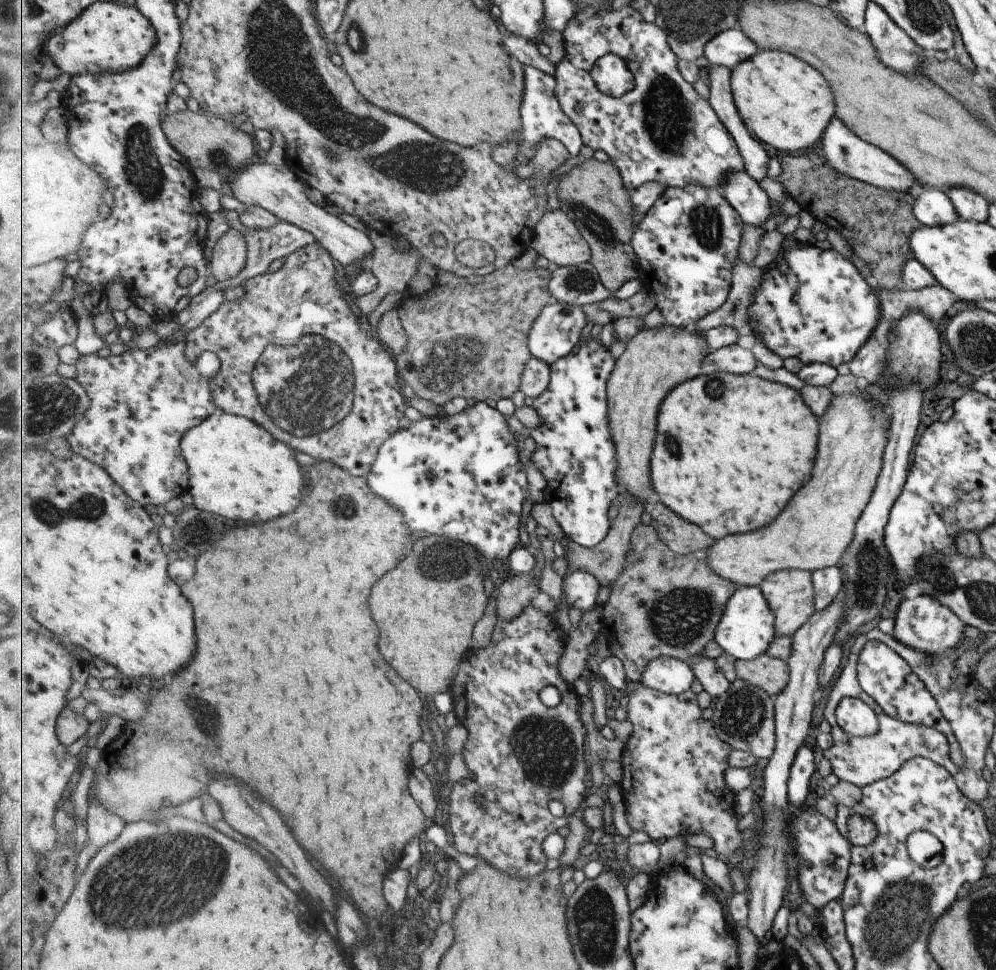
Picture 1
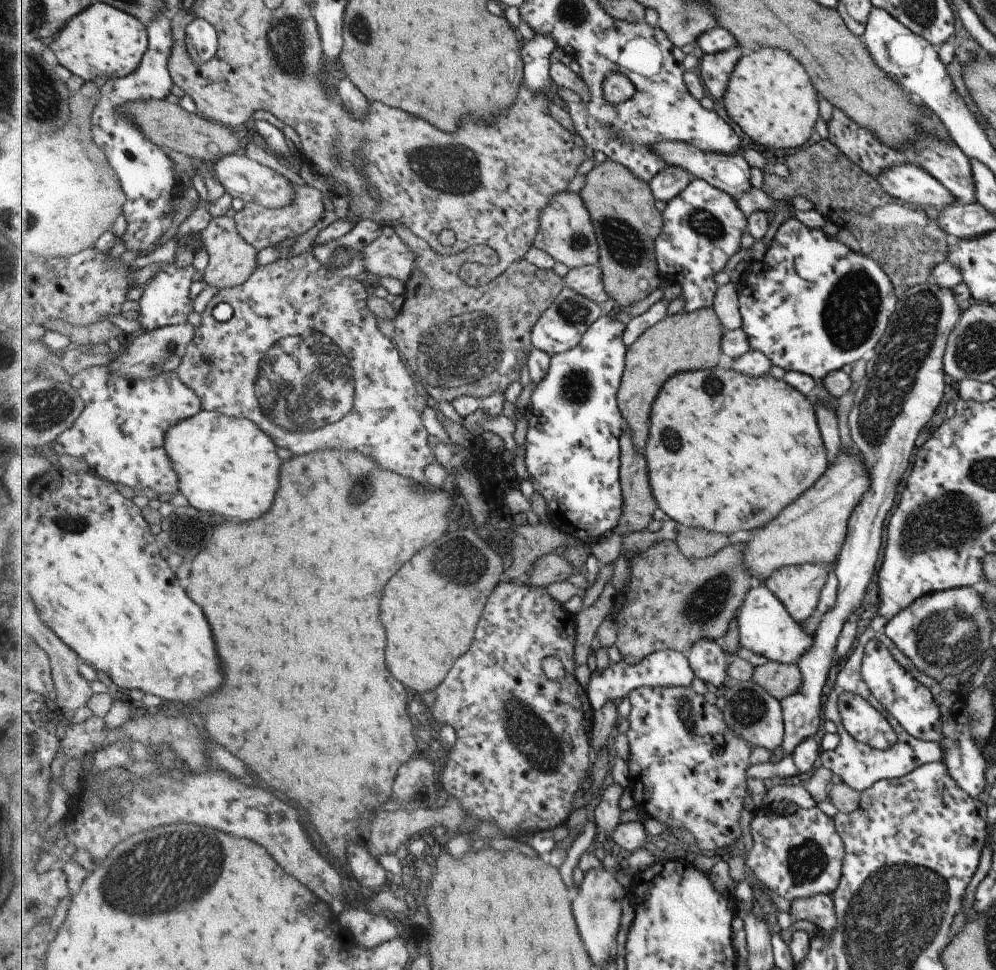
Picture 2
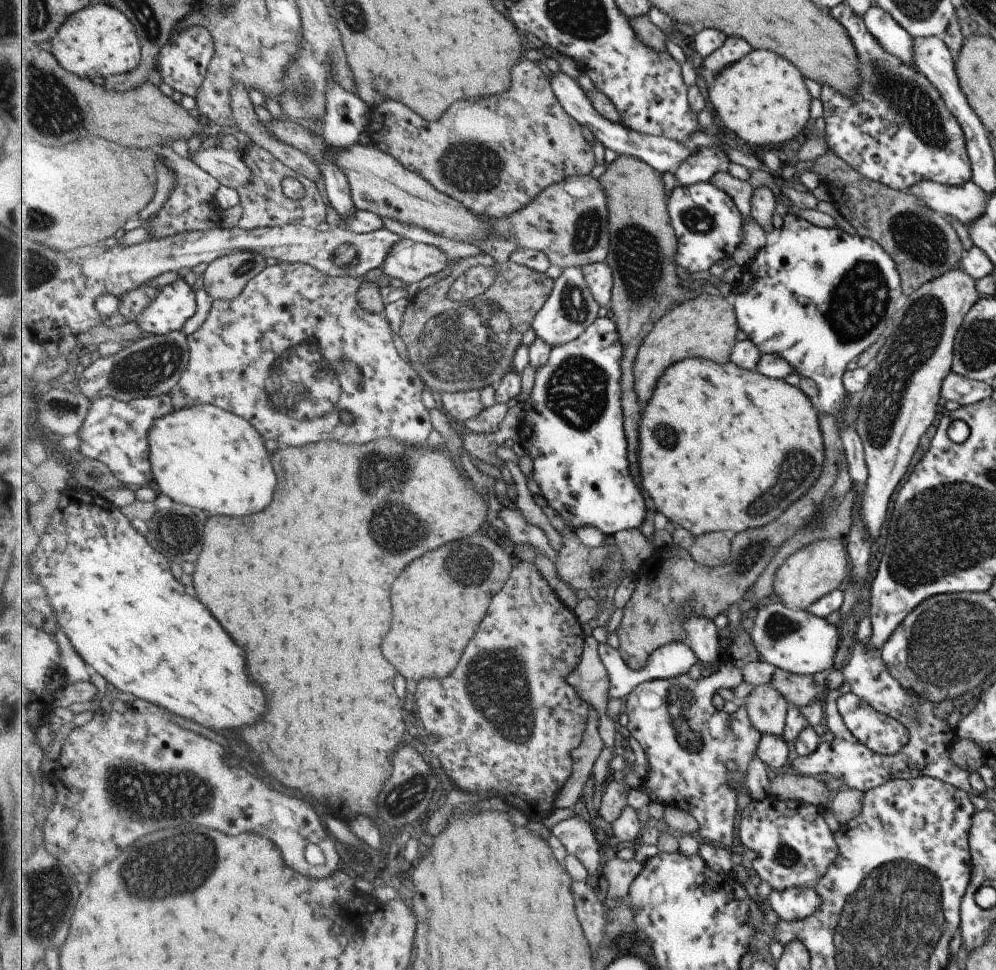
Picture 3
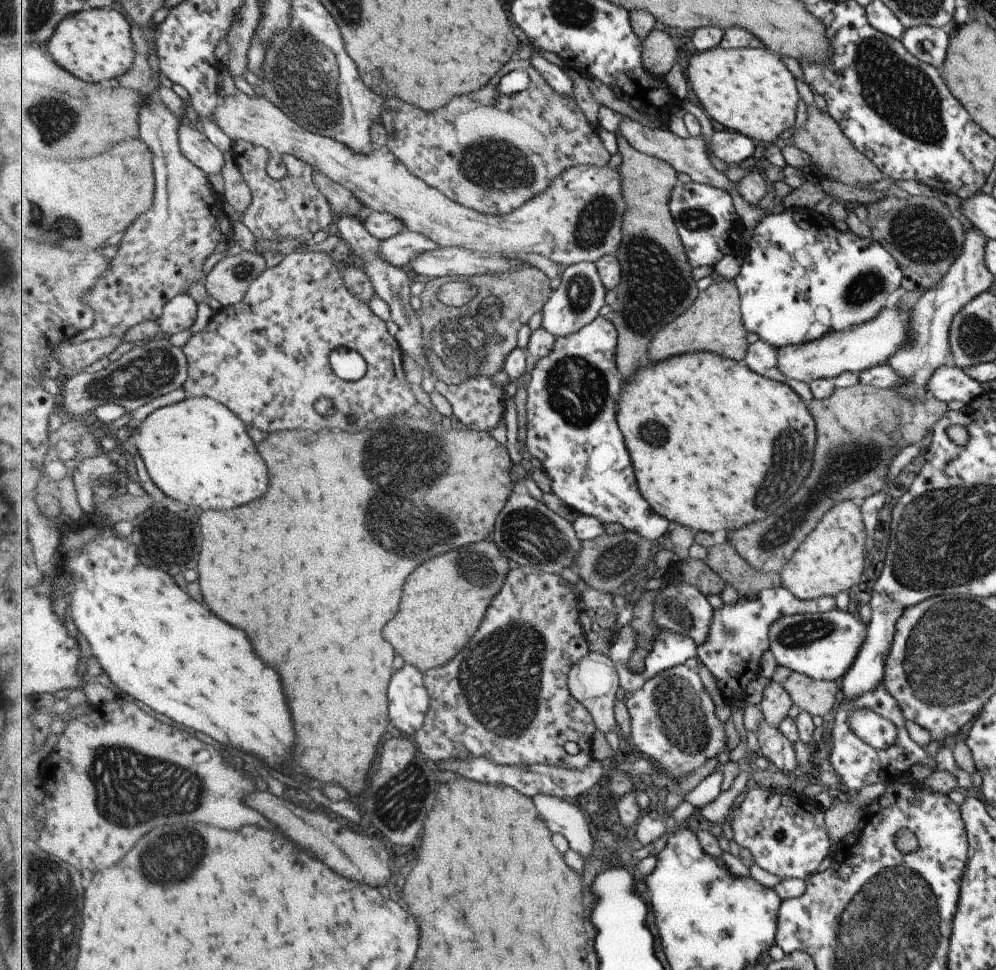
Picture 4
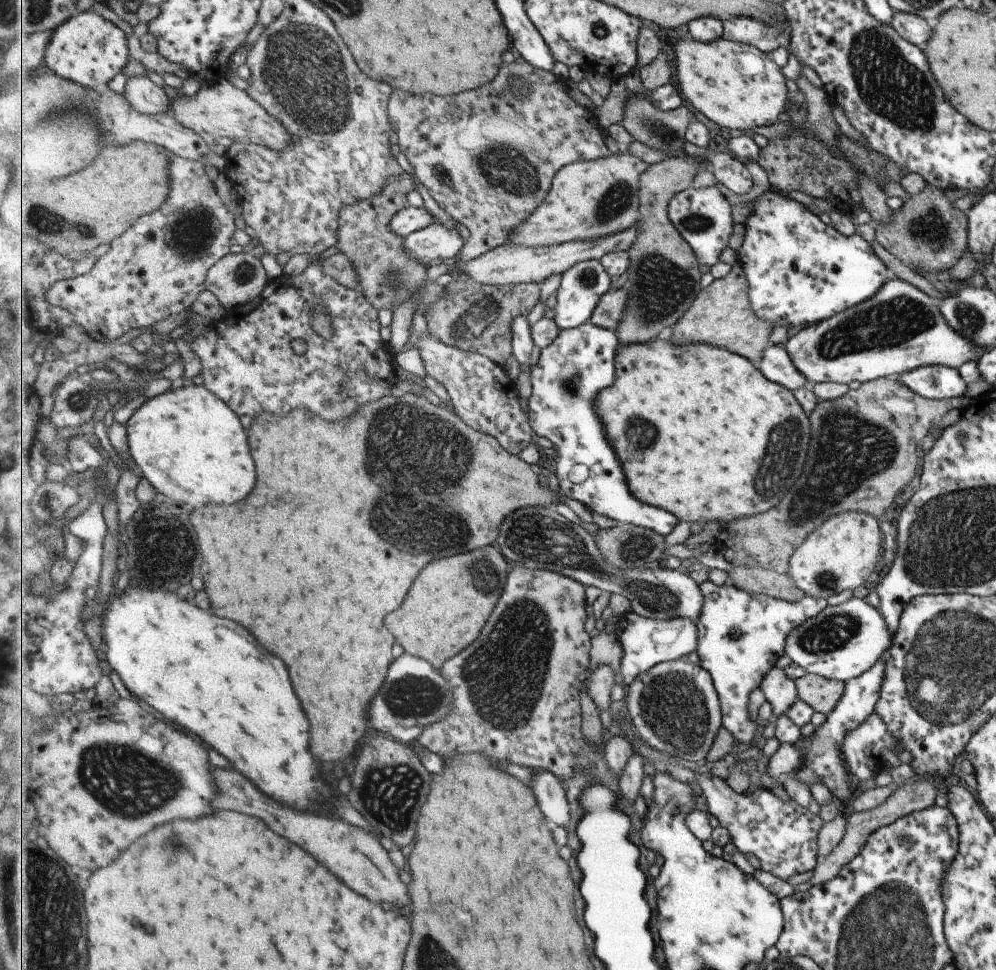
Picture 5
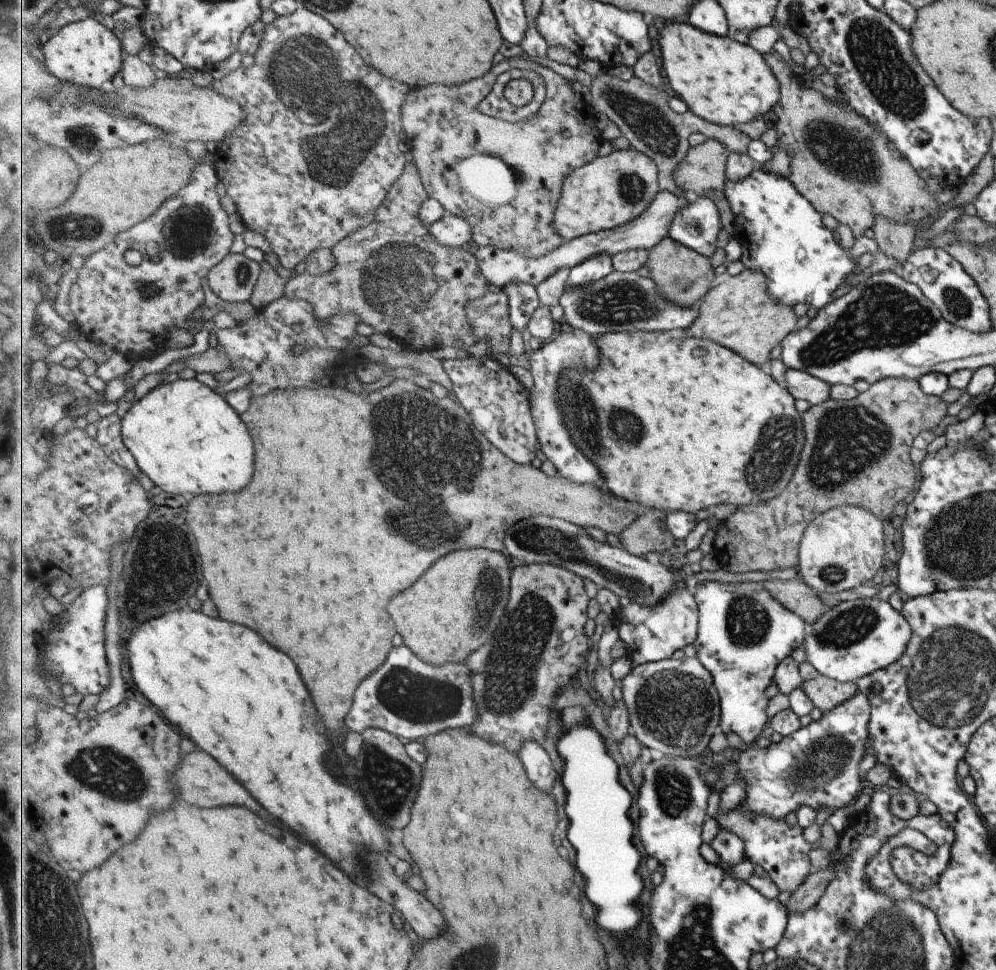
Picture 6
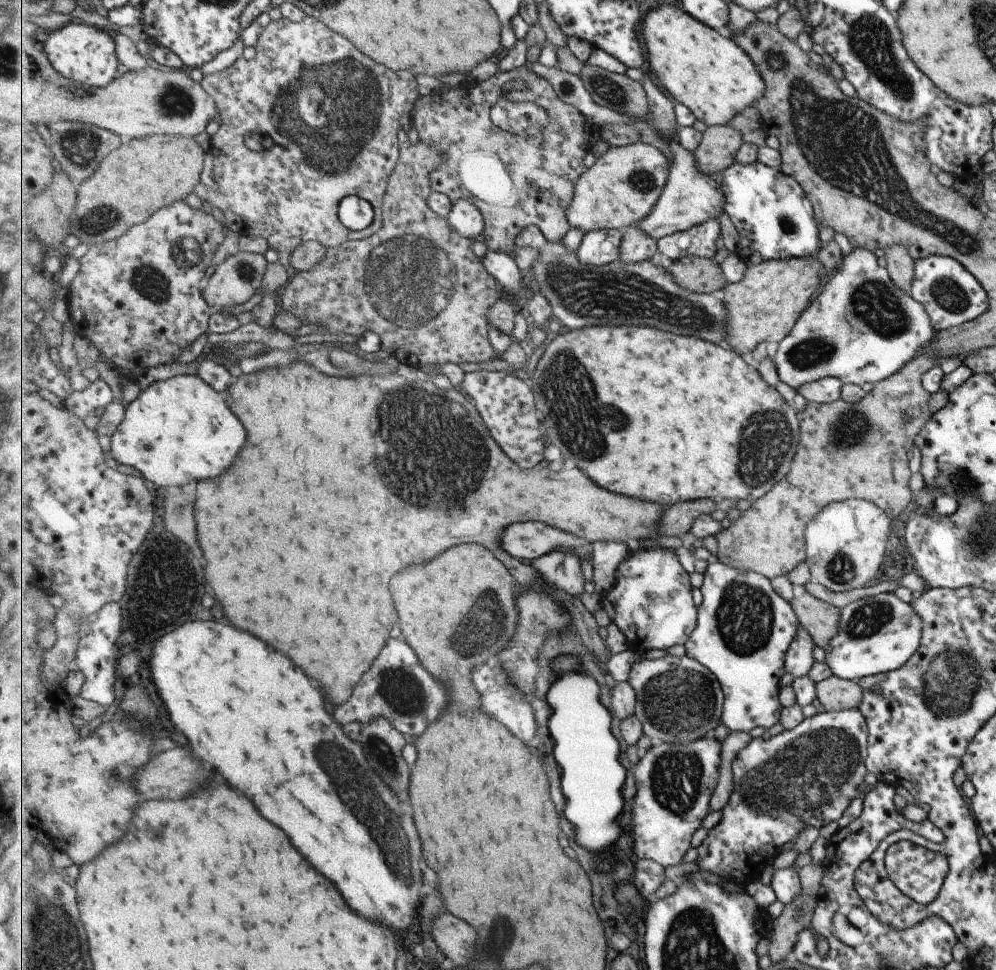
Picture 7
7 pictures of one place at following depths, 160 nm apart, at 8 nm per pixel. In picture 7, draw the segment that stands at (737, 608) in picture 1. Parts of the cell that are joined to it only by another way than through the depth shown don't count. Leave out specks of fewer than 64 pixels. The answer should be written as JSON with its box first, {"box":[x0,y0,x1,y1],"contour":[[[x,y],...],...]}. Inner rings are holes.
{"box":[824,593,922,681],"contour":[[[891,593],[859,596],[839,609],[838,631],[824,650],[825,664],[833,675],[855,681],[858,678],[886,673],[903,666],[919,646],[922,622],[909,603]]]}

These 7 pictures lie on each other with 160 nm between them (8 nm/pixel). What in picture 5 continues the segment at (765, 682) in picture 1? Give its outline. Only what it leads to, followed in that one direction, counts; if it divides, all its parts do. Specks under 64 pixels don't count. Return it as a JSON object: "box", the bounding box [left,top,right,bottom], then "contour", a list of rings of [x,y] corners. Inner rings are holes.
{"box":[794,673,844,713],"contour":[[[812,673],[794,681],[798,699],[814,712],[829,713],[842,698],[844,684],[834,679],[825,679]]]}

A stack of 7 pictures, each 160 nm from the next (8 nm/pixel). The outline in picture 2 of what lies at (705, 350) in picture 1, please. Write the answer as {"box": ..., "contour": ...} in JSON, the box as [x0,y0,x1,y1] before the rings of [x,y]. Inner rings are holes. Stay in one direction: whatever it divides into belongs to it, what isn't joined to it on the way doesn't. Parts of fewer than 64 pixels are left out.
{"box":[619,308,726,452],"contour":[[[701,308],[695,312],[678,312],[665,317],[651,328],[646,329],[629,346],[626,355],[626,370],[619,388],[619,410],[626,426],[633,432],[633,442],[641,452],[649,438],[649,422],[663,386],[669,378],[681,372],[695,372],[718,366],[721,358],[721,340],[726,330],[714,308]]]}

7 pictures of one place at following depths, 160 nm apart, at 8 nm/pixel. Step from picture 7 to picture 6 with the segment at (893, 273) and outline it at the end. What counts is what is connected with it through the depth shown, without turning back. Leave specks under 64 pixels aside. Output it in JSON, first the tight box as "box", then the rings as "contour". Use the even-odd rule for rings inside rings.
{"box":[871,217,916,265],"contour":[[[877,217],[871,228],[878,250],[885,256],[893,258],[897,264],[903,265],[907,256],[914,251],[913,238],[916,230],[914,223],[897,225],[886,218]]]}

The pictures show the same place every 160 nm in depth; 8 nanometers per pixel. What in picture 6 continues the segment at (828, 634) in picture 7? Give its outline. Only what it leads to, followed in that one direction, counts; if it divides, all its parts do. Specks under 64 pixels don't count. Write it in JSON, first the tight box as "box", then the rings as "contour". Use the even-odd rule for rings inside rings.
{"box":[763,580,827,623],"contour":[[[765,580],[763,586],[786,610],[793,611],[805,623],[815,622],[827,607],[821,595],[799,580]]]}

